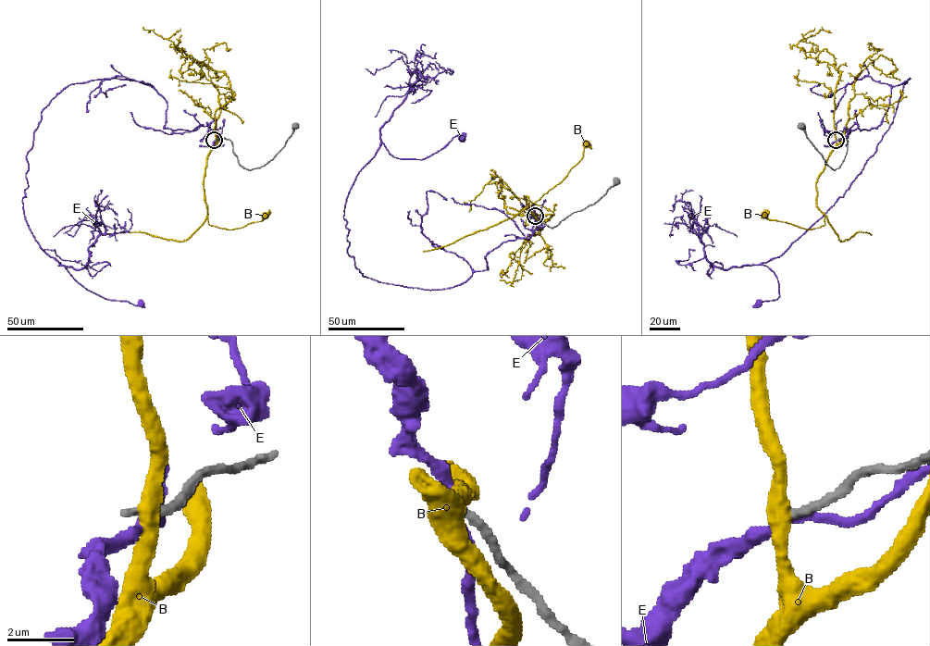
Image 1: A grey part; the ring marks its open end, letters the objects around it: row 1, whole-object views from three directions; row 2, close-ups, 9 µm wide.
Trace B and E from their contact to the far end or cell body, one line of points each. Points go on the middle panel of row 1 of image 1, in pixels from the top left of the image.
B: (536, 216), (527, 207), (525, 196), (530, 204), (561, 181), (581, 159), (587, 143)
E: (536, 216), (529, 238), (502, 242), (452, 287), (362, 275), (345, 203), (379, 143), (422, 159), (462, 139)

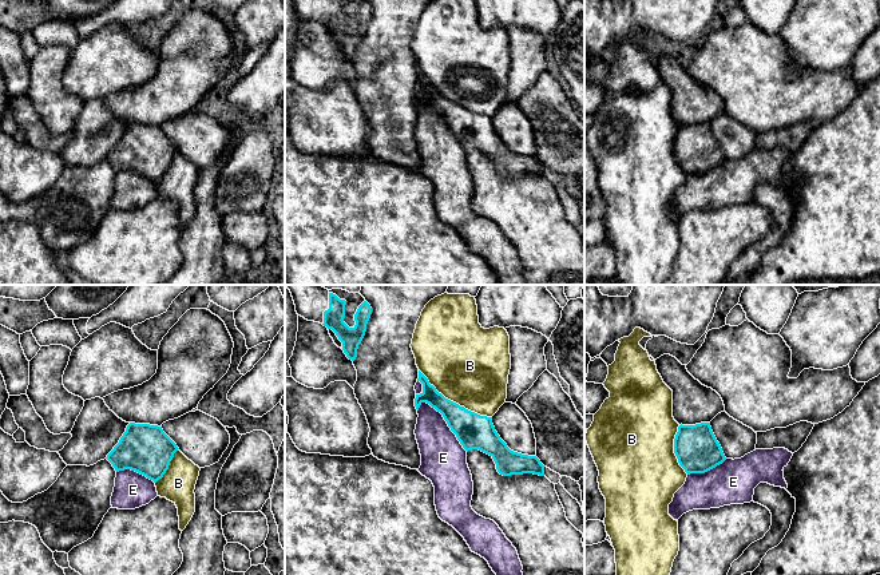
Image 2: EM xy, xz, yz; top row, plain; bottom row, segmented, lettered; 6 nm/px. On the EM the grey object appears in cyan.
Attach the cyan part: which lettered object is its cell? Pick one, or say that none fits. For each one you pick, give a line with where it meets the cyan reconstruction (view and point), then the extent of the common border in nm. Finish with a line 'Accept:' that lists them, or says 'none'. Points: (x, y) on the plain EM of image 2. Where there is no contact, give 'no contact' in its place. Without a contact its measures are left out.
Accept: none

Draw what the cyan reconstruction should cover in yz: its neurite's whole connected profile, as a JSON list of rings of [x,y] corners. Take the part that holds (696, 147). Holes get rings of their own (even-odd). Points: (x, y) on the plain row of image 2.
[[[710,123],[681,124],[674,139],[674,154],[687,175],[705,174],[726,160]]]

